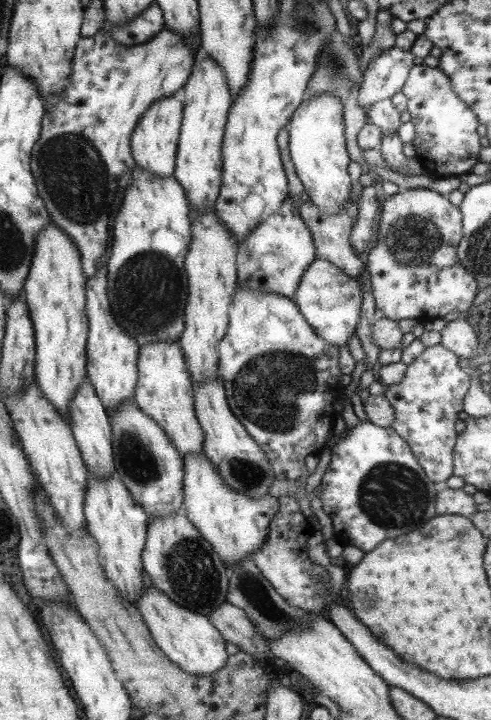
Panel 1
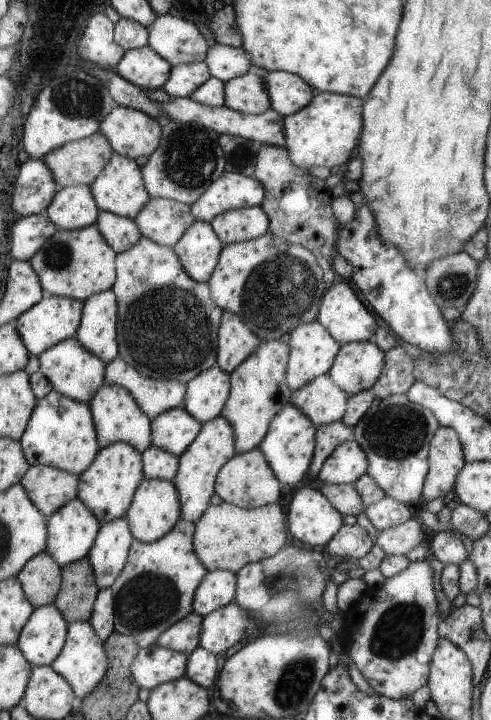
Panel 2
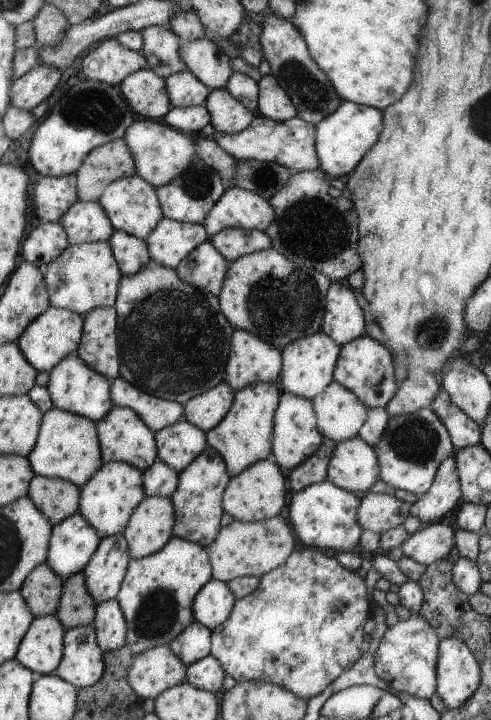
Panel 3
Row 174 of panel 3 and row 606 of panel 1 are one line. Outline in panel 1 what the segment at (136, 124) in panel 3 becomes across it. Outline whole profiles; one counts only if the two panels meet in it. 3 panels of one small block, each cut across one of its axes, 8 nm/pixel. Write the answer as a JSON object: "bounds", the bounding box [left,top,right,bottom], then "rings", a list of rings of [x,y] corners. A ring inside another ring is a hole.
{"bounds":[135,586,228,677],"rings":[[[154,586],[142,590],[135,606],[157,648],[183,673],[201,677],[223,669],[228,657],[225,641],[208,617],[173,604]]]}

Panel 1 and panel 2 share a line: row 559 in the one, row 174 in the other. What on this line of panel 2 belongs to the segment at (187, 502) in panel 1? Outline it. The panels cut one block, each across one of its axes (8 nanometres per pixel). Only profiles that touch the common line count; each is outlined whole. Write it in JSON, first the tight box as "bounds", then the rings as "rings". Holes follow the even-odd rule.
{"bounds":[188,170,264,222],"rings":[[[224,170],[188,207],[195,221],[211,222],[222,212],[260,205],[264,194],[262,184],[253,177]]]}

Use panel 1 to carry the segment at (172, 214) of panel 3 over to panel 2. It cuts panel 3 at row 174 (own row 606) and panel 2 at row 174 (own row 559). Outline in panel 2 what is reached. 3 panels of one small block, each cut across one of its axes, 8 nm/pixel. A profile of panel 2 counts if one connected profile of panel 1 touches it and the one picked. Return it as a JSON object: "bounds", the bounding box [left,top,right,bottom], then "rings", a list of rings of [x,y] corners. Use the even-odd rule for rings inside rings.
{"bounds":[141,119,225,204],"rings":[[[169,119],[161,125],[161,138],[157,144],[157,150],[153,150],[147,157],[147,162],[141,168],[141,178],[145,192],[151,198],[166,198],[186,204],[193,204],[205,189],[221,176],[224,171],[225,158],[219,144],[217,144],[218,134],[216,132],[199,127],[198,124],[182,123]]]}

